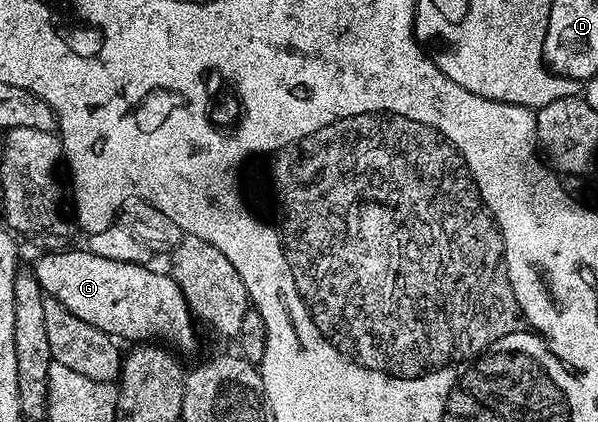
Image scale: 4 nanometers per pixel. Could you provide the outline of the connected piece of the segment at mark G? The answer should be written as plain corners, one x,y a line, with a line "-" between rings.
62,250
59,254
46,254
32,266
34,275
42,285
43,294
55,300
72,316
80,316
84,324
100,328
100,332
109,334
115,340
138,338
134,340
157,340
169,344
175,351
190,350
194,346
195,319
190,313
184,292
169,274
158,270
149,270
138,262
117,262
114,258
105,258
102,254
93,254
90,250

